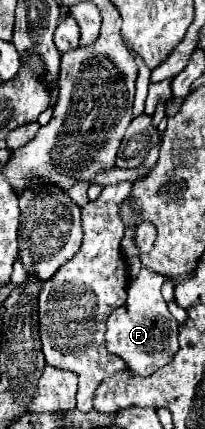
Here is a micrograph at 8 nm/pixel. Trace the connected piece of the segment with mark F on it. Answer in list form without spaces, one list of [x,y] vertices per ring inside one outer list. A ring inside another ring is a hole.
[[[142,267],[140,273],[128,285],[128,299],[124,307],[118,307],[108,317],[106,349],[128,365],[136,375],[148,377],[162,365],[170,363],[172,355],[178,351],[178,321],[170,315],[166,301],[162,299],[160,287],[166,281],[164,275]],[[160,347],[160,349],[158,349]],[[160,351],[160,353],[158,353]]]

